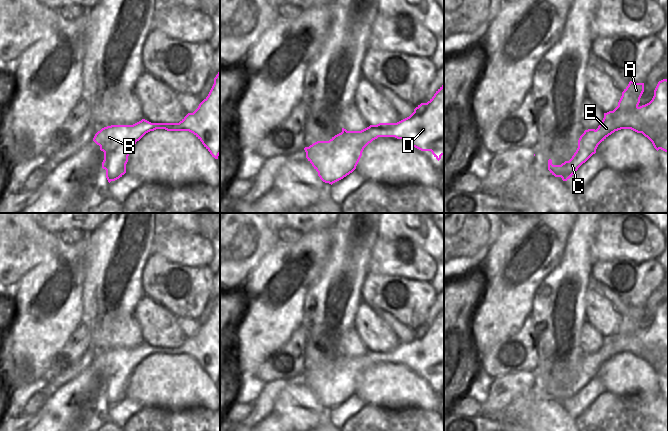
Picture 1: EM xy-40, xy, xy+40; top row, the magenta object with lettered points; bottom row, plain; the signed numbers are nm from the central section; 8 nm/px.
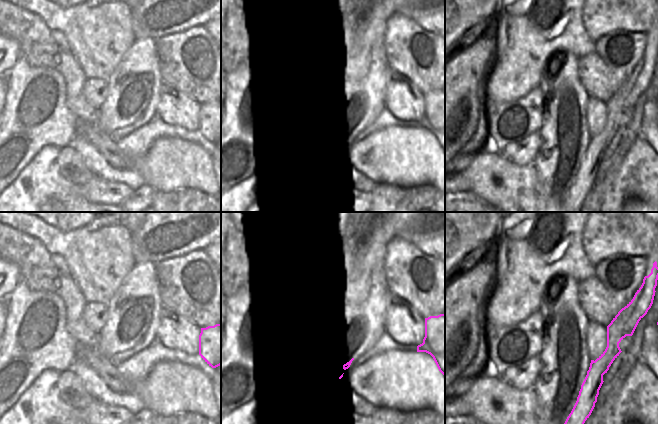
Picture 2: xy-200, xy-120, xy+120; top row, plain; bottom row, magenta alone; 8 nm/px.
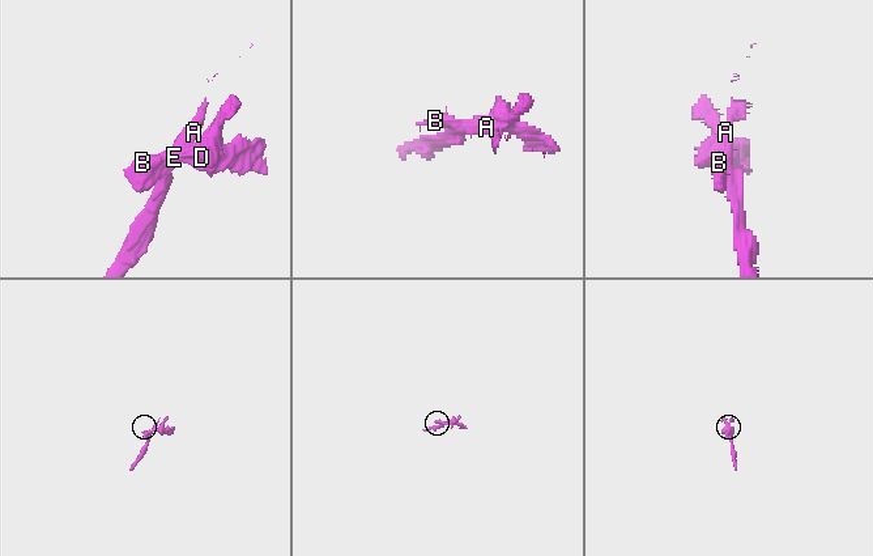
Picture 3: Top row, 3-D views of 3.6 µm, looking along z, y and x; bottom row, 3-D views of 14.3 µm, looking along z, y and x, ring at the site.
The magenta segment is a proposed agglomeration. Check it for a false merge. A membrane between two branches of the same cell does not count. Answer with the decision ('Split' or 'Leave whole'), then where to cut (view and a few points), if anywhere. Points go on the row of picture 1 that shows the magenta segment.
Split. Split along xy+40 (638, 107), (630, 112), (623, 112), (616, 118), (617, 129)

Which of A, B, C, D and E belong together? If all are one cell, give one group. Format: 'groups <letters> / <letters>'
groups A E / B C D

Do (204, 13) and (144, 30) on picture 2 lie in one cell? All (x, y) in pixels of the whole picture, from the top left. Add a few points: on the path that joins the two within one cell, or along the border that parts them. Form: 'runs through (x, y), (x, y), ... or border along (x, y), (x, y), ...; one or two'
runs through (189, 19), (179, 25), (159, 31); one

